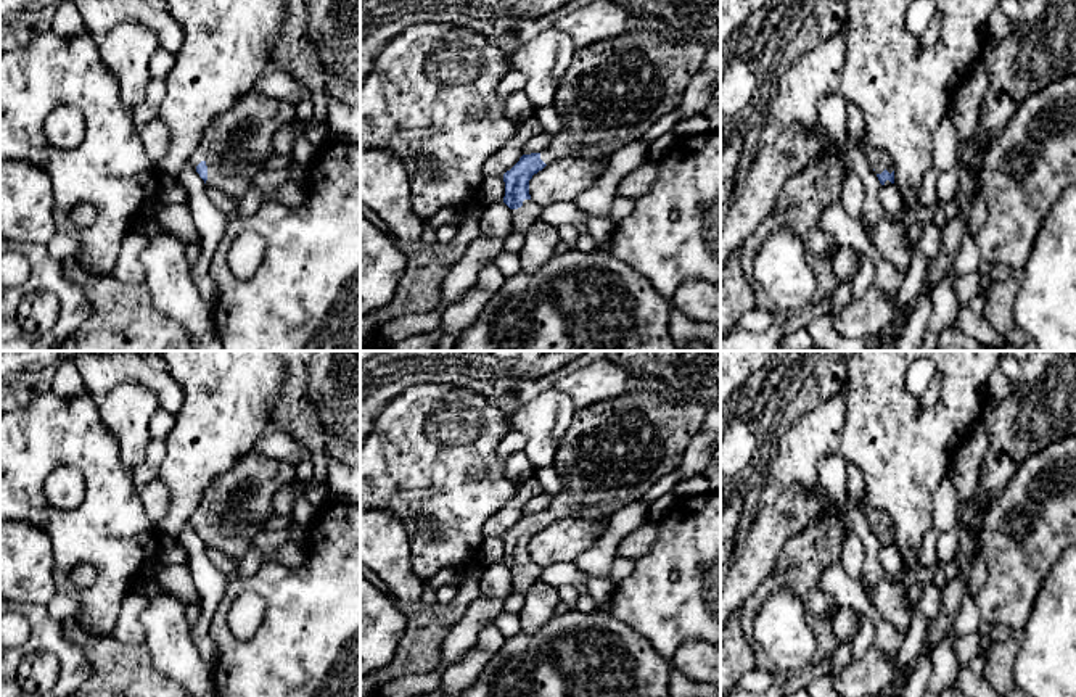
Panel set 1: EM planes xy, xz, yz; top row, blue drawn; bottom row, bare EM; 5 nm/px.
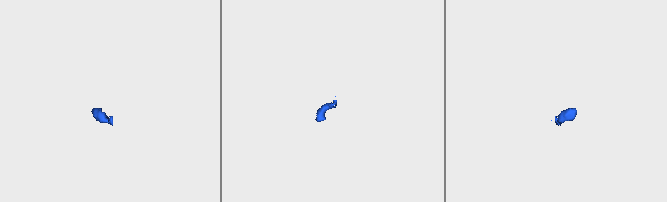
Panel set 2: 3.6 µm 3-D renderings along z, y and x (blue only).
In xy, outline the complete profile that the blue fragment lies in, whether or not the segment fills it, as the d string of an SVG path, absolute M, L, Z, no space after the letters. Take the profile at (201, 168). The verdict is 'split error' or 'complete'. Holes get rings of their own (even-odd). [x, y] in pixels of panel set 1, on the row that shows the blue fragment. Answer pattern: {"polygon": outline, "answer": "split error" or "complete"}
{"polygon": "M249 90L206 129L190 163L206 187L235 200L253 188L253 179L272 158L273 135L296 119L293 103Z", "answer": "split error"}

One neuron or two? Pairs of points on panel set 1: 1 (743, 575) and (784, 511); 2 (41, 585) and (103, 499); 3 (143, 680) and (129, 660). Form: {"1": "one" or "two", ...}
{"1": "one", "2": "two", "3": "one"}

